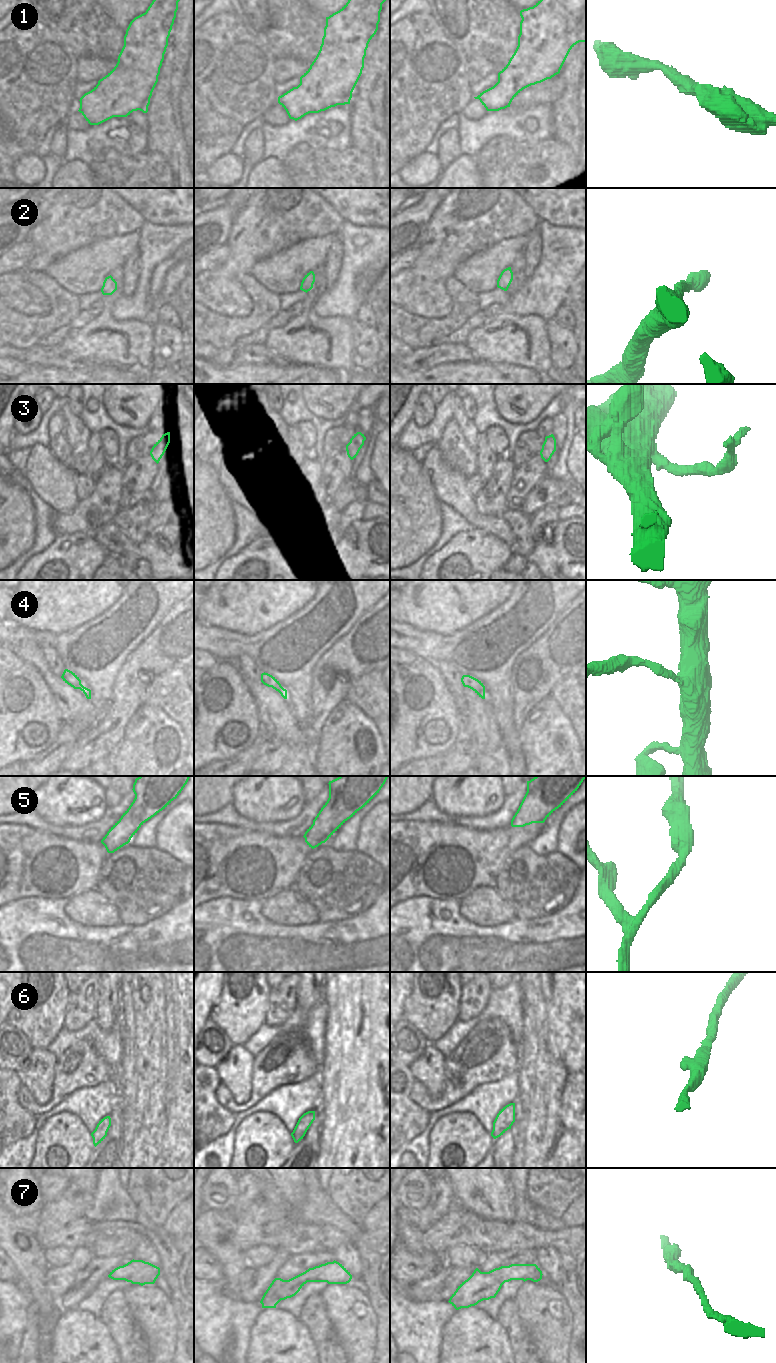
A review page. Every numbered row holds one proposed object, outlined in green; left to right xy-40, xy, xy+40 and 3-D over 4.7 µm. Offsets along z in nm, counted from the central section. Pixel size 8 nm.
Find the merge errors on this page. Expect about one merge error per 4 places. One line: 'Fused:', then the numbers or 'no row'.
Fused: 3

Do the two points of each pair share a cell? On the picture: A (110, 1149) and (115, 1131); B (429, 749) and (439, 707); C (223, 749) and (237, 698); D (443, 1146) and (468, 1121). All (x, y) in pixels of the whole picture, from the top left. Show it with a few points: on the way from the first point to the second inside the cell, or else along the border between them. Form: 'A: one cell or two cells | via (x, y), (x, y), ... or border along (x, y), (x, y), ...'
A: one cell | via (112, 1145), (116, 1140), (115, 1135)
B: one cell | via (442, 745), (453, 734), (452, 728), (446, 720)
C: one cell | via (213, 744), (212, 725), (224, 713)
D: one cell | via (449, 1140), (462, 1127)

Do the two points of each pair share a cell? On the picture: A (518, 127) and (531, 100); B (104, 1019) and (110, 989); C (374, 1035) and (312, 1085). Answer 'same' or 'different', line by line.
A: different
B: same
C: different

